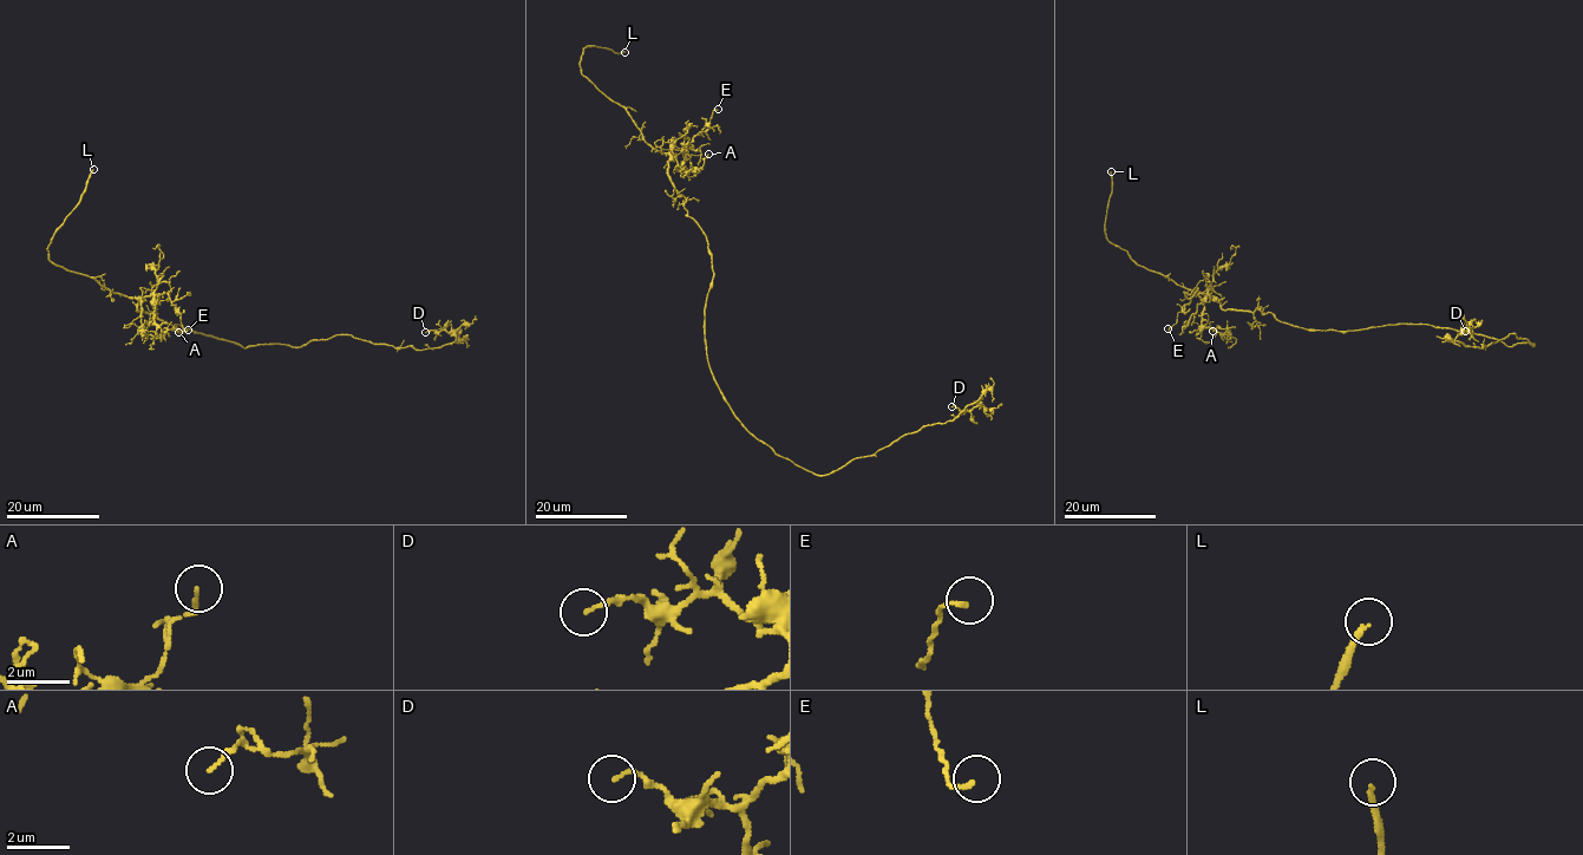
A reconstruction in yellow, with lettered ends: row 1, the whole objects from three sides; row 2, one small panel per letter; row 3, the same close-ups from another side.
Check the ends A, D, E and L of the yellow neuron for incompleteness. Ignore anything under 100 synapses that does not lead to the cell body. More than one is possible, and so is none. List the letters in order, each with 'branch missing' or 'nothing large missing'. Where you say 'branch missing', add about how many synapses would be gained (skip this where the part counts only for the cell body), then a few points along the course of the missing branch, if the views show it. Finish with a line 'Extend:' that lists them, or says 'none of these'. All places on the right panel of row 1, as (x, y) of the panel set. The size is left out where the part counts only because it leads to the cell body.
A: nothing large missing
D: nothing large missing
E: nothing large missing
L: branch missing | (1111, 171), (1114, 111), (1105, 85), (1107, 77), (1103, 74)
Extend: L

